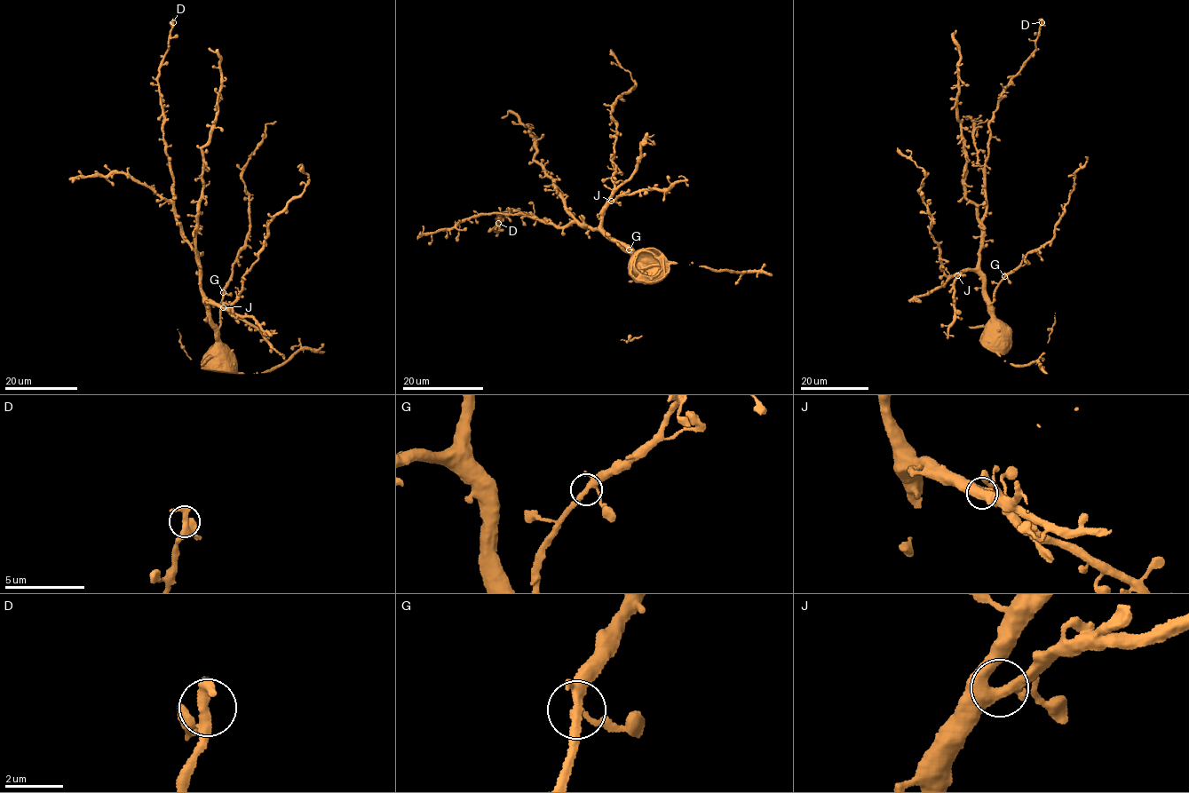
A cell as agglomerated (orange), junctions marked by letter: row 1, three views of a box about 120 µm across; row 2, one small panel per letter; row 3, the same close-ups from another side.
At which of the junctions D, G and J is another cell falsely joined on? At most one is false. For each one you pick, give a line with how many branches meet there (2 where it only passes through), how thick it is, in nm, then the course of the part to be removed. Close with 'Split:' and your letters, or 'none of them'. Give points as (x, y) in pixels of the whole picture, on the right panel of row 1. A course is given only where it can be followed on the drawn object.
Split: none of them

